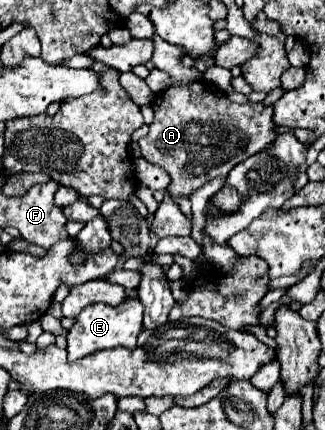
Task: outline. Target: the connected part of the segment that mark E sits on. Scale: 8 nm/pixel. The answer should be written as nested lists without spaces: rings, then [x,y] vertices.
[[[126,300],[120,306],[110,304],[92,304],[86,306],[68,334],[68,360],[80,360],[98,350],[124,346],[130,350],[136,348],[136,338],[142,332],[142,304],[140,300]]]

